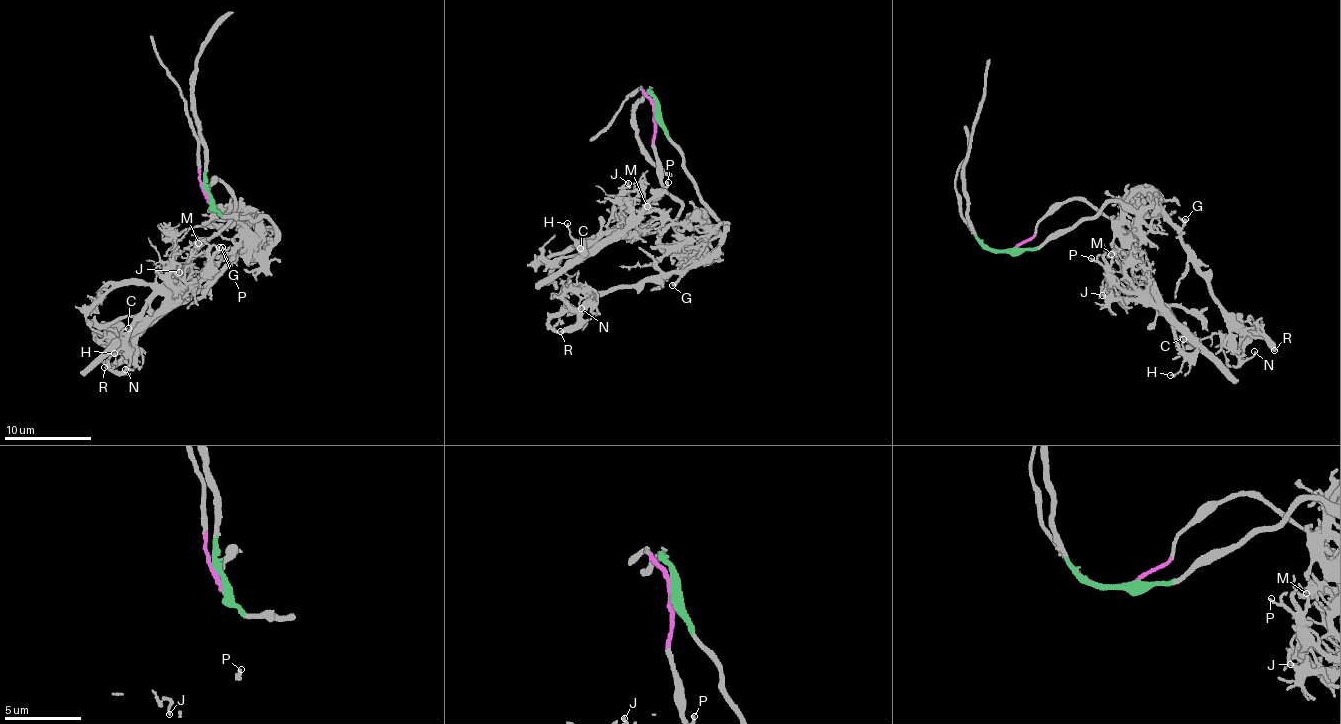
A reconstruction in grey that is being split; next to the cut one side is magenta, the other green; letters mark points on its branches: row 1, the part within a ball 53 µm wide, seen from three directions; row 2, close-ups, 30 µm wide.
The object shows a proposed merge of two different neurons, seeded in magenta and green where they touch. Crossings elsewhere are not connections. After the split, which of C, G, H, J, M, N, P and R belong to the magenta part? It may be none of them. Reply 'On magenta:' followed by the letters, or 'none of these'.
On magenta: C, H, J, M, P

